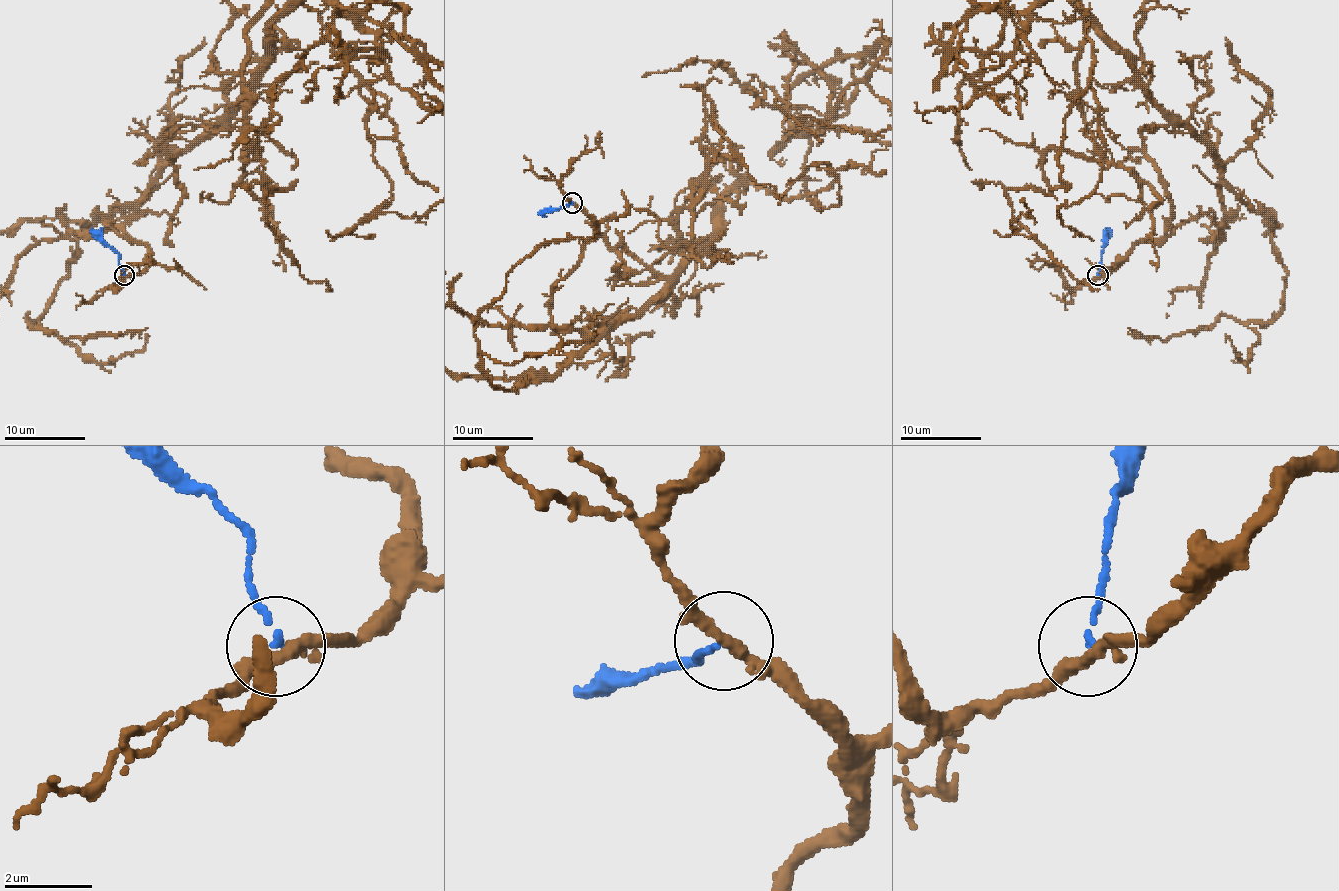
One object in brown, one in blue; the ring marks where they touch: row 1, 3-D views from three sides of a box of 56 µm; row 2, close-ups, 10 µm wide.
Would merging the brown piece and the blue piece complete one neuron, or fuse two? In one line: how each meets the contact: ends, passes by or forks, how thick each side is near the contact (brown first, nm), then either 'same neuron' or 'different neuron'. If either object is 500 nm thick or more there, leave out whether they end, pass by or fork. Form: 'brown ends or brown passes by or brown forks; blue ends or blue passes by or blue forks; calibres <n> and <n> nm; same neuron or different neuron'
brown forks; blue ends; calibres 240 and 120 nm; different neuron

